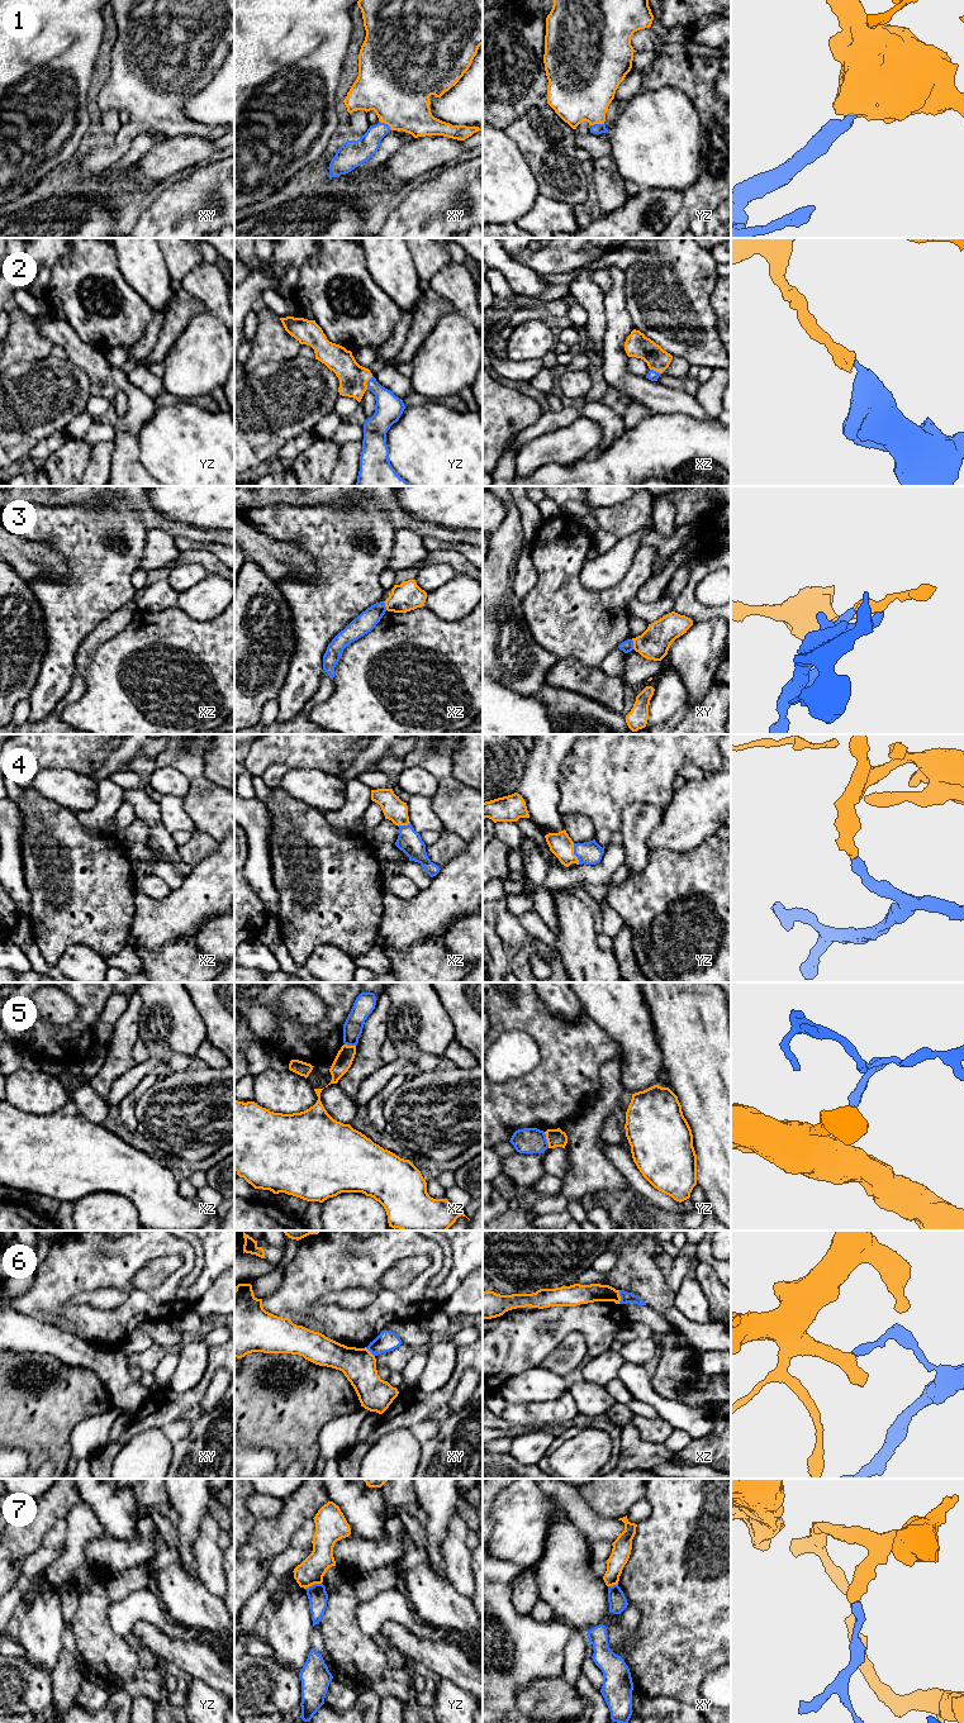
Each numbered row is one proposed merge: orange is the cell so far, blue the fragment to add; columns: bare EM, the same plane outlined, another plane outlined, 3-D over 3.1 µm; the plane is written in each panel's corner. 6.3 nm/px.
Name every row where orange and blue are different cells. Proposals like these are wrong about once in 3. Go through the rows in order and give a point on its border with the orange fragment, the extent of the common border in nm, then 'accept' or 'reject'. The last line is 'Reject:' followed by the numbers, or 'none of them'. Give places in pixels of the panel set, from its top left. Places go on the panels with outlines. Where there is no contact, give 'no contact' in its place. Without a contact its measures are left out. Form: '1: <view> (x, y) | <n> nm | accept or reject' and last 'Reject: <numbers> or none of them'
1: xy (385, 123) | 110 nm | accept
2: yz (366, 382) | 100 nm | accept
3: xy (634, 645) | 70 nm | reject
4: yz (573, 853) | 140 nm | accept
5: yz (547, 1140) | 110 nm | reject
6: xz (620, 1296) | 90 nm | reject
7: yz (313, 1584) | 110 nm | reject
Reject: 3, 5, 6, 7

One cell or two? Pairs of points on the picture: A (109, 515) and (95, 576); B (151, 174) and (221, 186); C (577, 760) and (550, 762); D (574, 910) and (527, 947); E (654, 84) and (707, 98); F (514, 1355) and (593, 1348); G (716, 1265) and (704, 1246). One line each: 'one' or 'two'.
A: one
B: two
C: two
D: two
E: one
F: one
G: one

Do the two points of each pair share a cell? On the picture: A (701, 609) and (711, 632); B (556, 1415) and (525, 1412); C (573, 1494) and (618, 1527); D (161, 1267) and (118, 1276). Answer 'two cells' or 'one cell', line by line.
A: two cells
B: one cell
C: one cell
D: two cells

